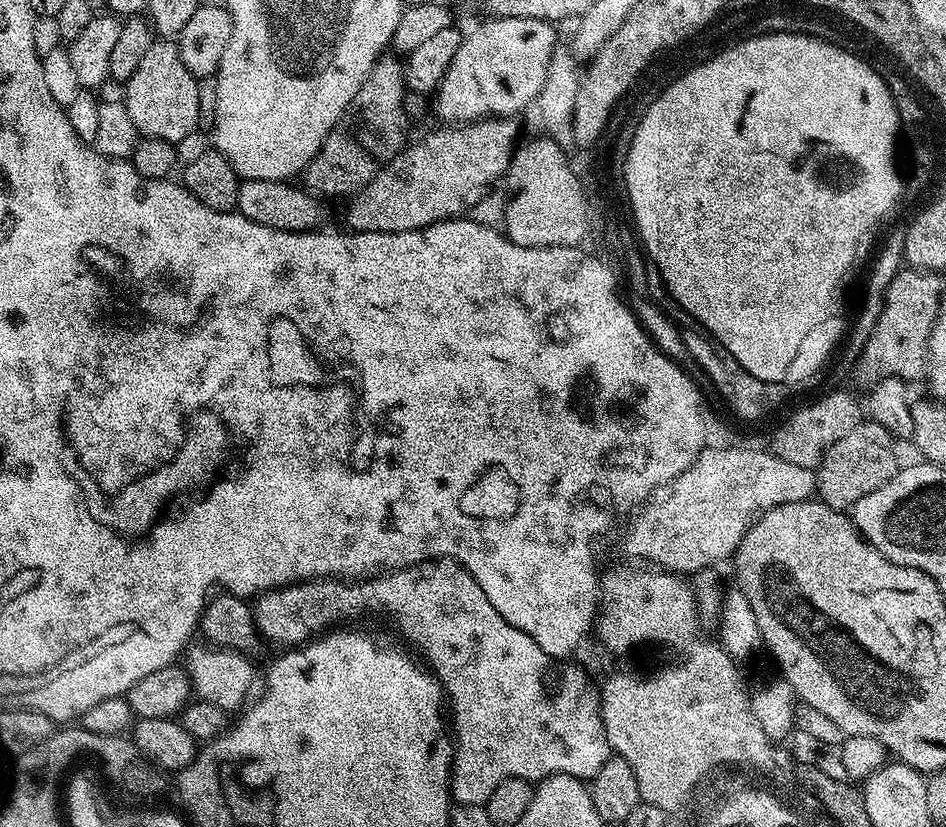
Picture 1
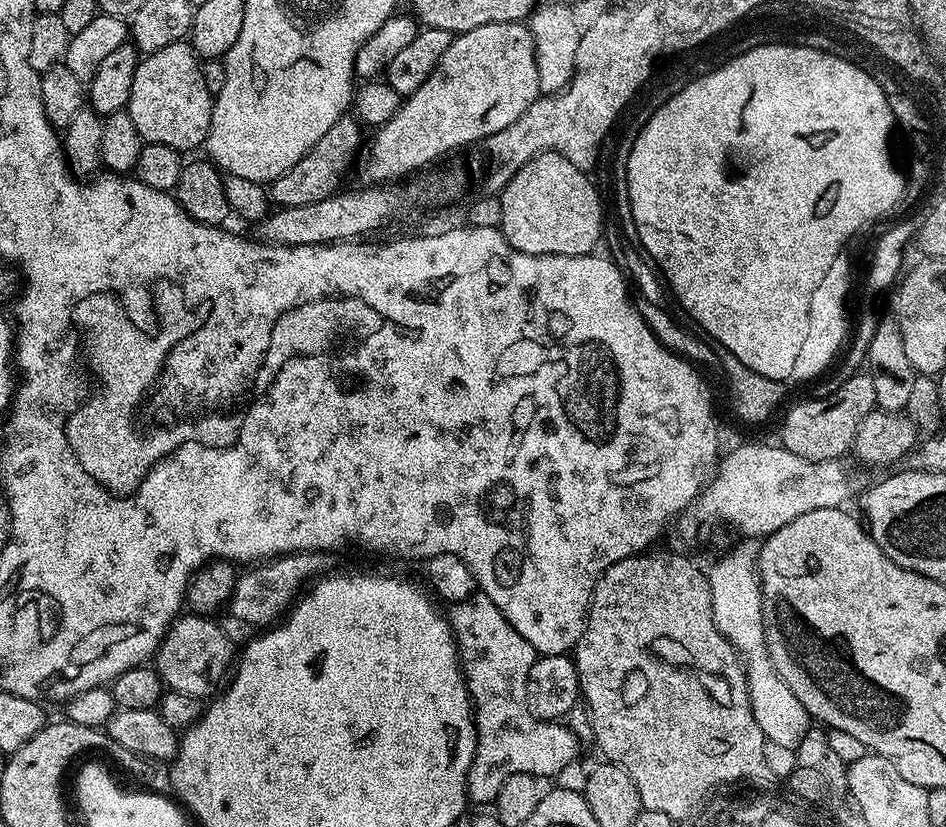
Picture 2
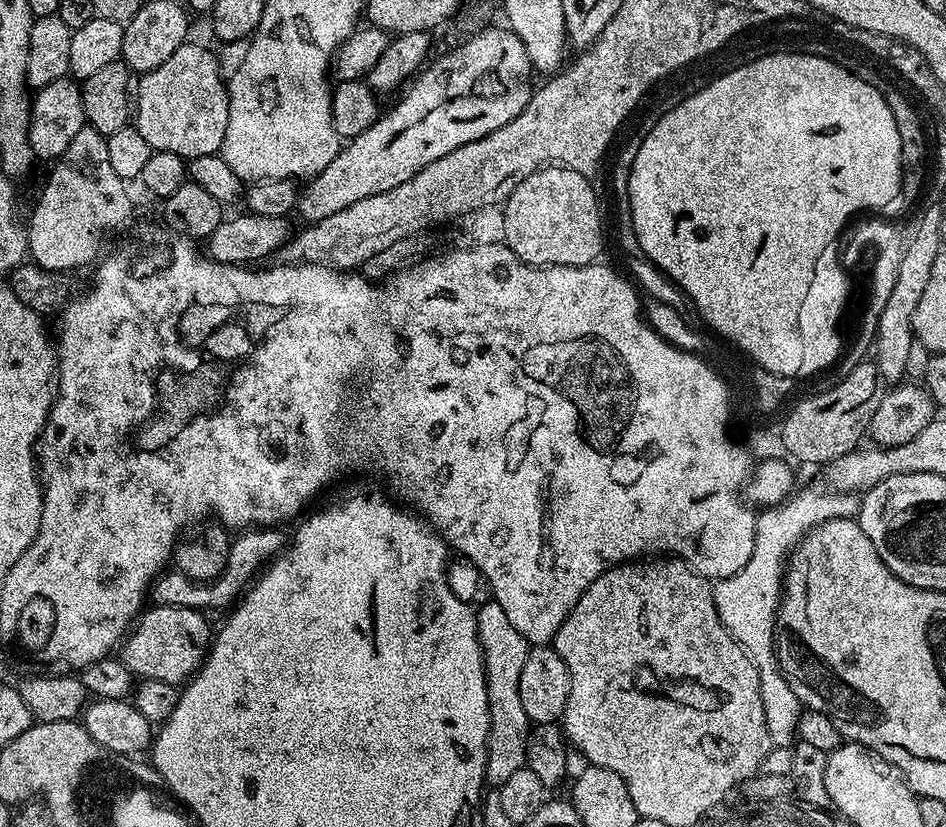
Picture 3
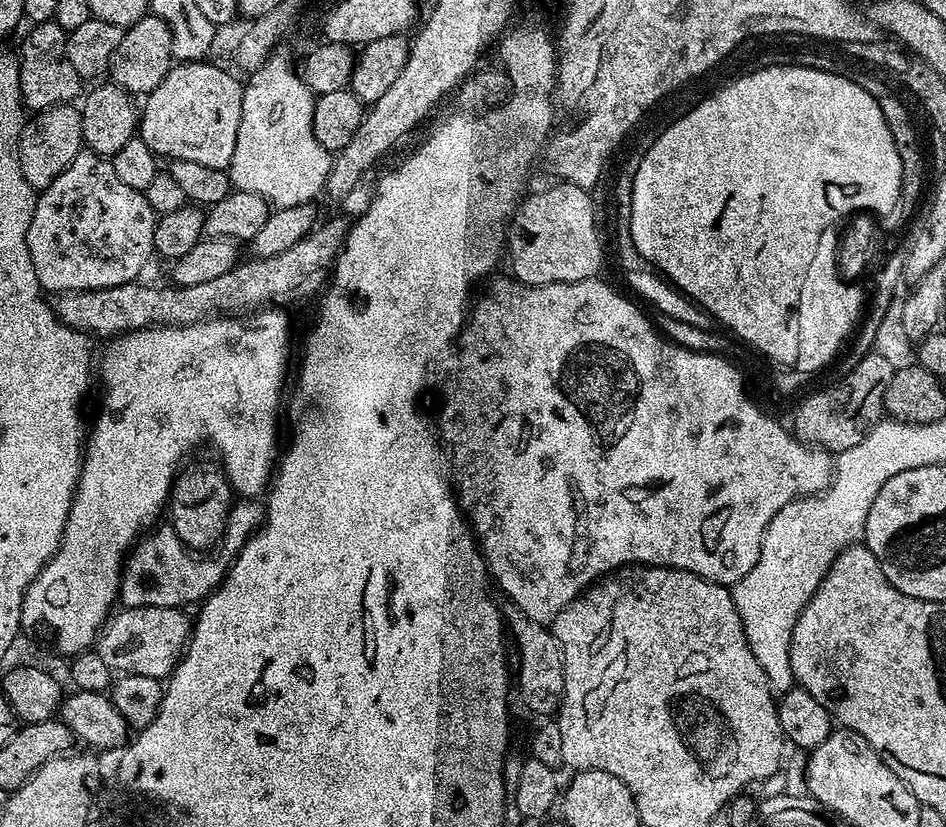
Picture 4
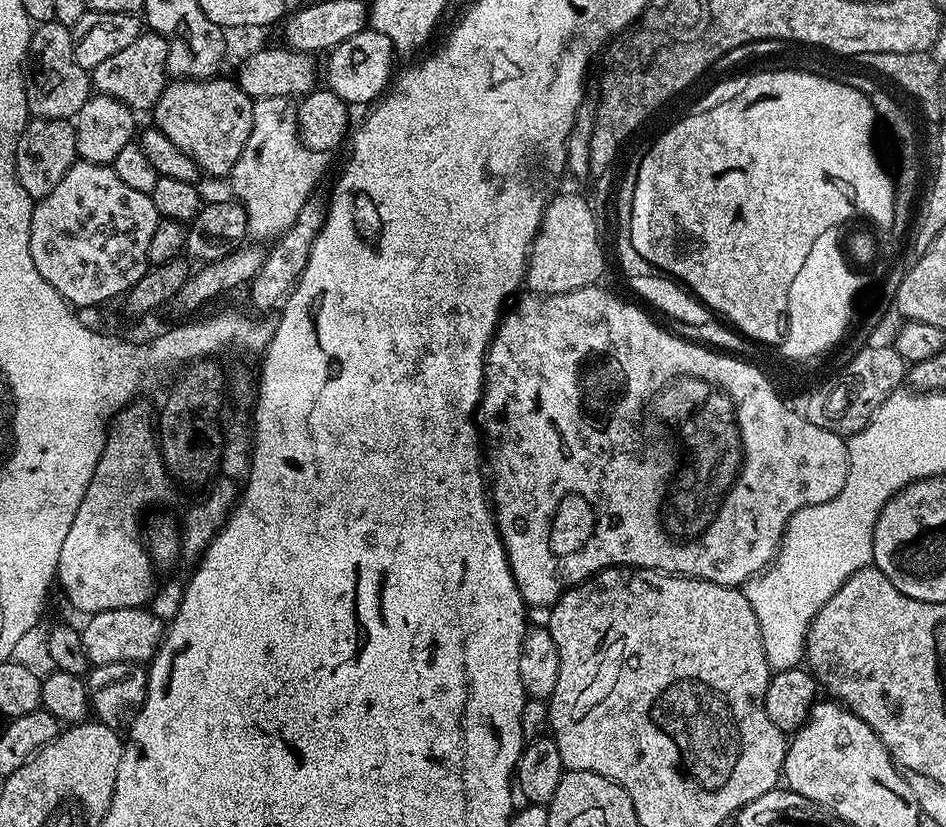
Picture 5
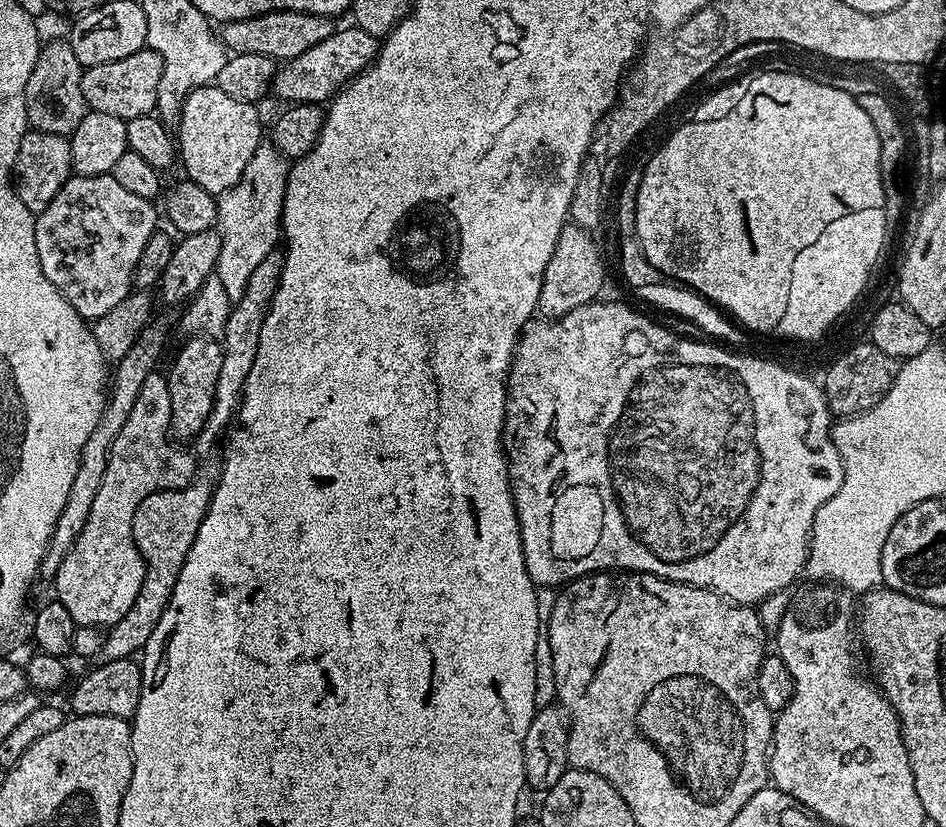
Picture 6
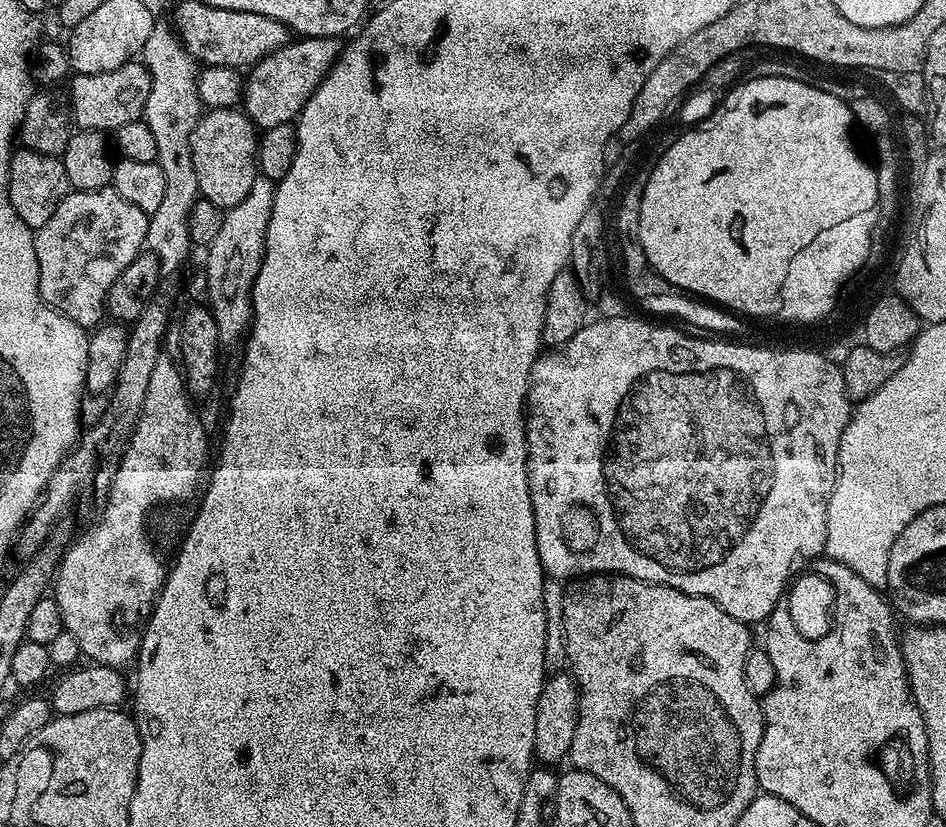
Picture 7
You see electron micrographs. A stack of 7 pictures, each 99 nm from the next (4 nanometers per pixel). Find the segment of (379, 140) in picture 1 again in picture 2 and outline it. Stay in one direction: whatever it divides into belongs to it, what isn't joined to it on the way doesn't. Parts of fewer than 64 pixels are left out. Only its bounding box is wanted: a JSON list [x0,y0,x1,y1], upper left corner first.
[271,114,361,208]

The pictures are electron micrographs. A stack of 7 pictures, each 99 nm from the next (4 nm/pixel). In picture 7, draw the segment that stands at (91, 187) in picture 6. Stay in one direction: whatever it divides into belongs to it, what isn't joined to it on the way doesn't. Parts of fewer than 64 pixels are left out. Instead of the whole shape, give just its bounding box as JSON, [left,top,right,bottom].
[35,186,149,330]

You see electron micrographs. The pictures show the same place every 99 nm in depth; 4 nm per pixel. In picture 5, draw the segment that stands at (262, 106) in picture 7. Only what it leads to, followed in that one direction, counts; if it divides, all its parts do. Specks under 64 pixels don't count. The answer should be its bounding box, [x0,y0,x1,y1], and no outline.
[322,26,394,106]

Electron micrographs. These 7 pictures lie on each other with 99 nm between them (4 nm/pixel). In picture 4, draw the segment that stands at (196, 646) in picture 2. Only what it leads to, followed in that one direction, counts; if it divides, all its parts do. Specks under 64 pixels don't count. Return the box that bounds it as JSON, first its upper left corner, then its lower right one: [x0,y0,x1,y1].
[94,606,192,681]

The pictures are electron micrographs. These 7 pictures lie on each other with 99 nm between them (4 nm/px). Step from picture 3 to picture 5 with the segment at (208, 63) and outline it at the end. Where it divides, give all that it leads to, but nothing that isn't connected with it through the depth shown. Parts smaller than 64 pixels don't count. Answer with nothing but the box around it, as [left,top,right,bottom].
[150,79,254,177]

